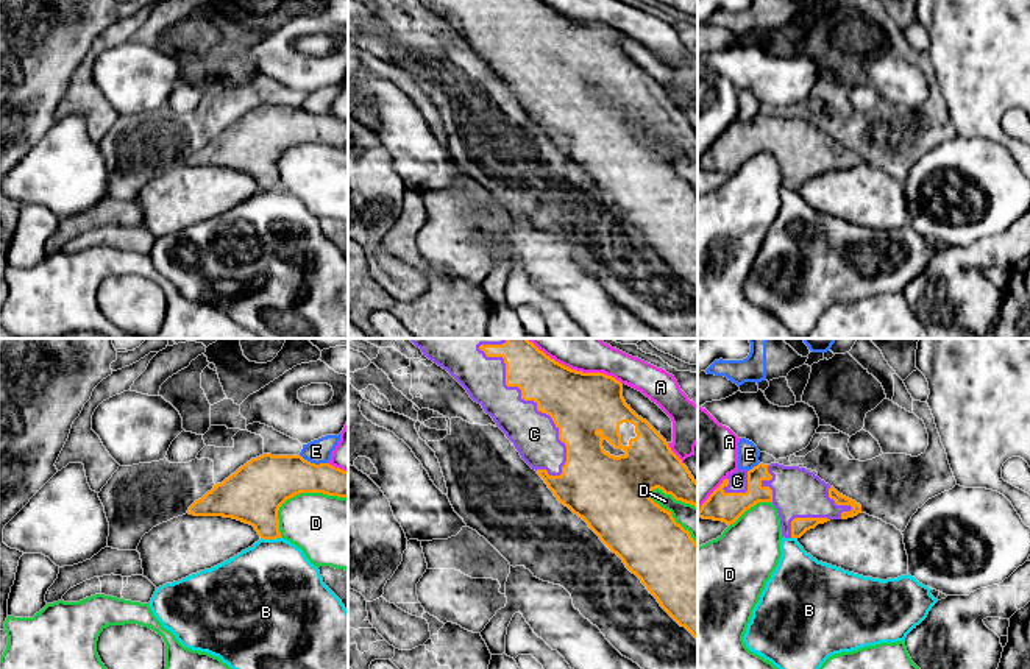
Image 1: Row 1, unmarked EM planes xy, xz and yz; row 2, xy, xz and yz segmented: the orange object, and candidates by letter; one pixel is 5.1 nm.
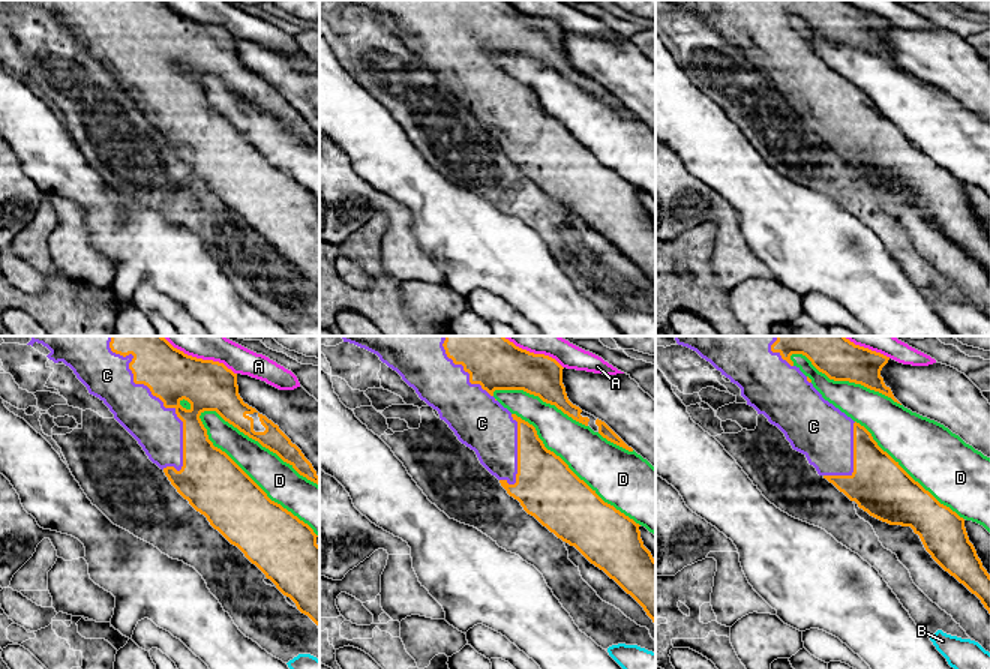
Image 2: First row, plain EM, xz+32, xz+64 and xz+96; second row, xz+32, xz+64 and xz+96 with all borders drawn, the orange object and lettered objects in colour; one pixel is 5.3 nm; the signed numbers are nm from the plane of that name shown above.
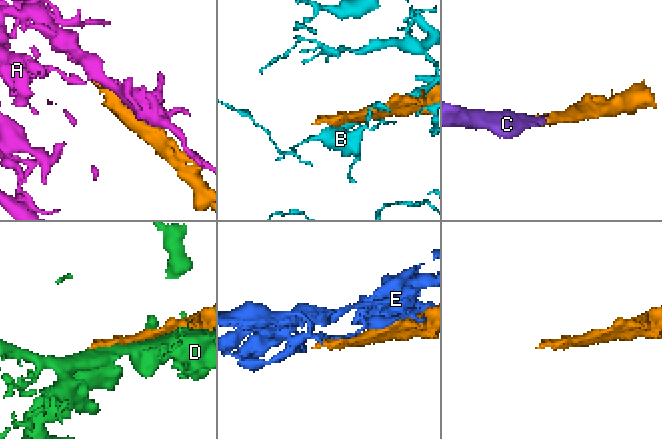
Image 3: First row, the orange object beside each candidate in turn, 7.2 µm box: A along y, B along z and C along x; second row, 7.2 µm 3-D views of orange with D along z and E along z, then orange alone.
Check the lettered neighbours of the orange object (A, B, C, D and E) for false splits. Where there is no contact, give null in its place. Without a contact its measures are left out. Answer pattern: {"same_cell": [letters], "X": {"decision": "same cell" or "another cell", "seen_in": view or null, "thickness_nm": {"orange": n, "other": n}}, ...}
{"same_cell": ["C"], "A": {"decision": "another cell", "seen_in": "xz", "thickness_nm": {"orange": 340, "other": 150}}, "B": {"decision": "another cell", "seen_in": "xy", "thickness_nm": {"orange": 300, "other": 460}}, "C": {"decision": "same cell", "seen_in": "xz", "thickness_nm": {"orange": 340, "other": 240}}, "D": {"decision": "another cell", "seen_in": "xz", "thickness_nm": {"orange": 360, "other": 140}}, "E": {"decision": "another cell", "seen_in": "xy", "thickness_nm": {"orange": 280, "other": 130}}}

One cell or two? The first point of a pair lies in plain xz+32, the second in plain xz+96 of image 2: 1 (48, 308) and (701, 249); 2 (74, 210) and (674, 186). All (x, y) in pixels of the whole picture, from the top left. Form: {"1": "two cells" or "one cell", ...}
{"1": "one cell", "2": "one cell"}

